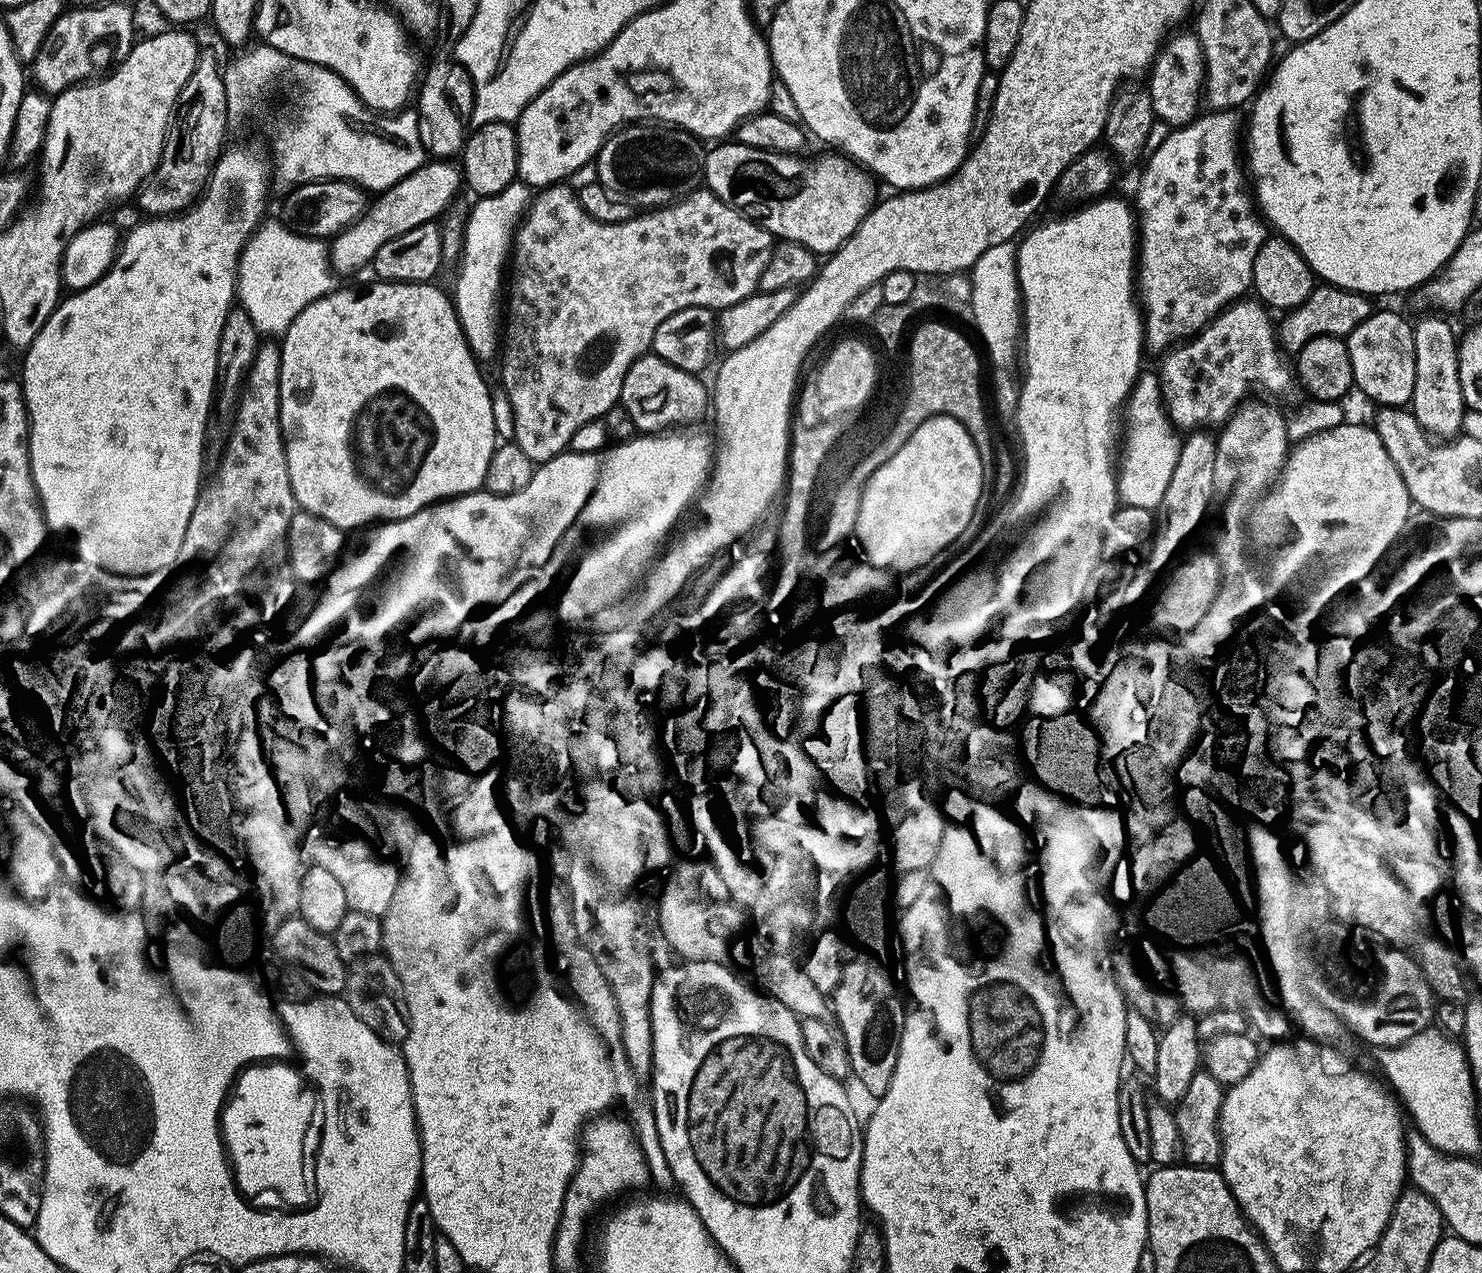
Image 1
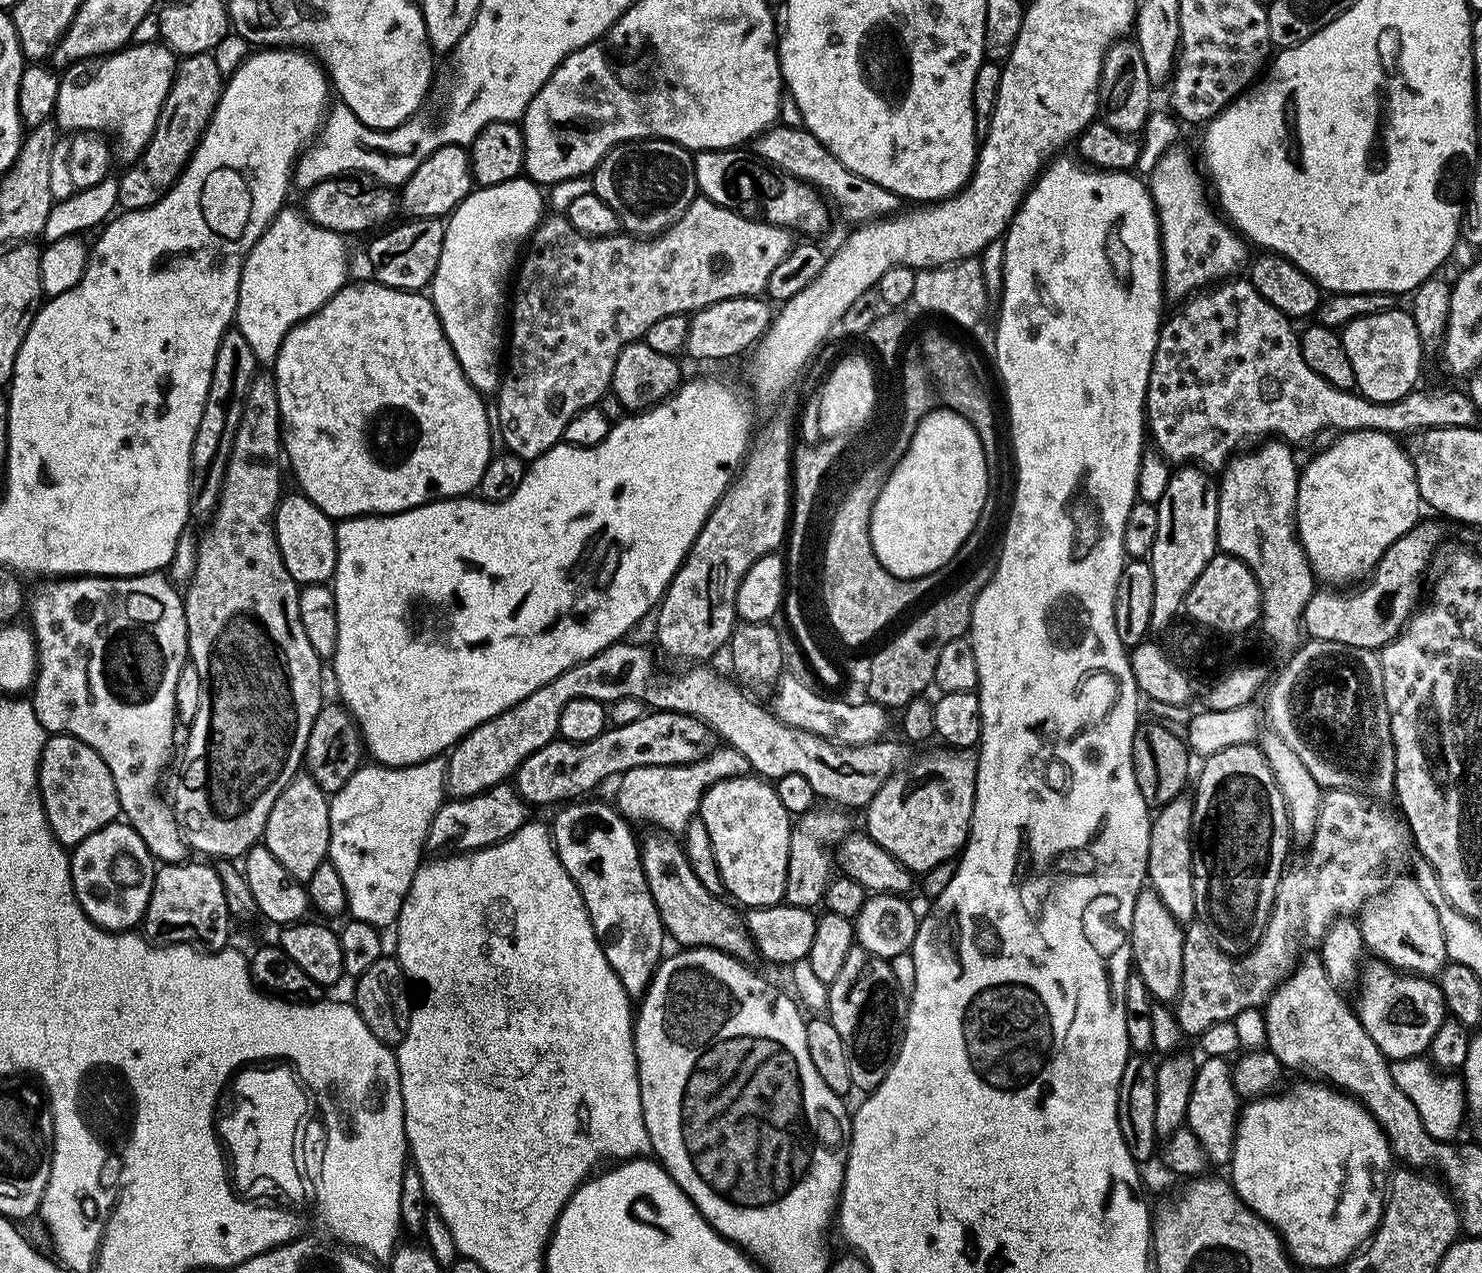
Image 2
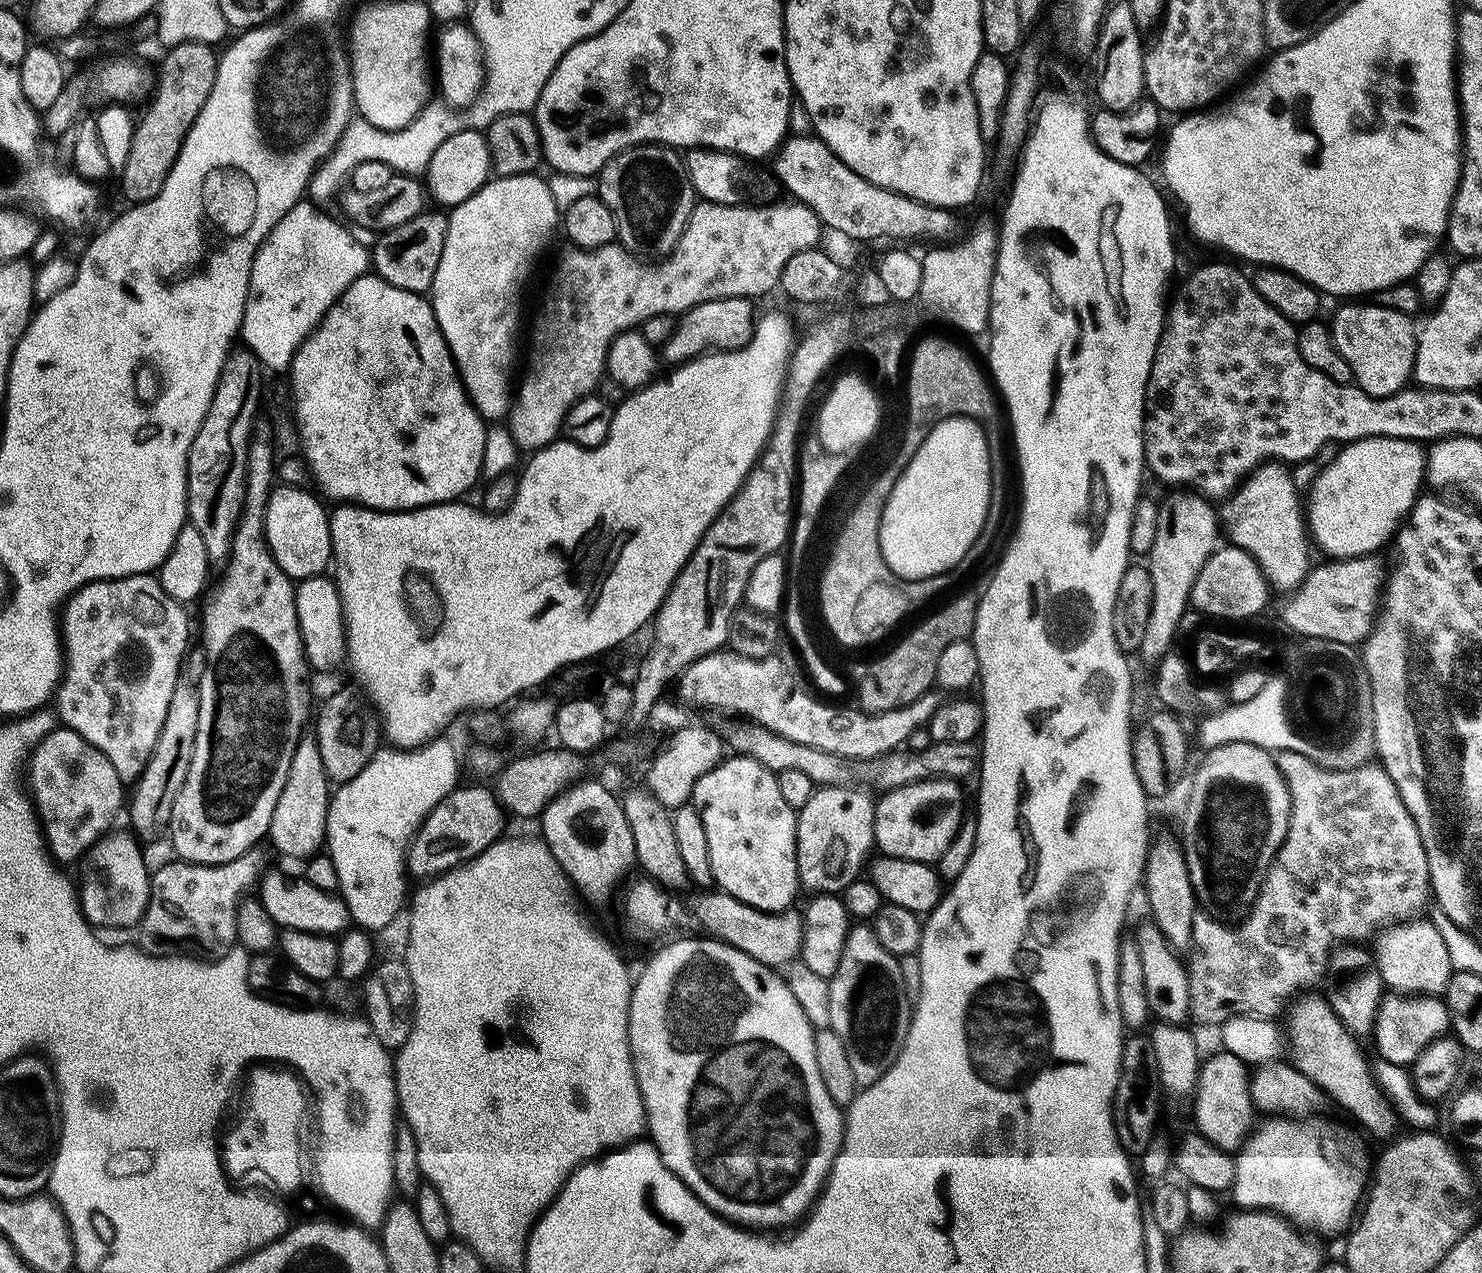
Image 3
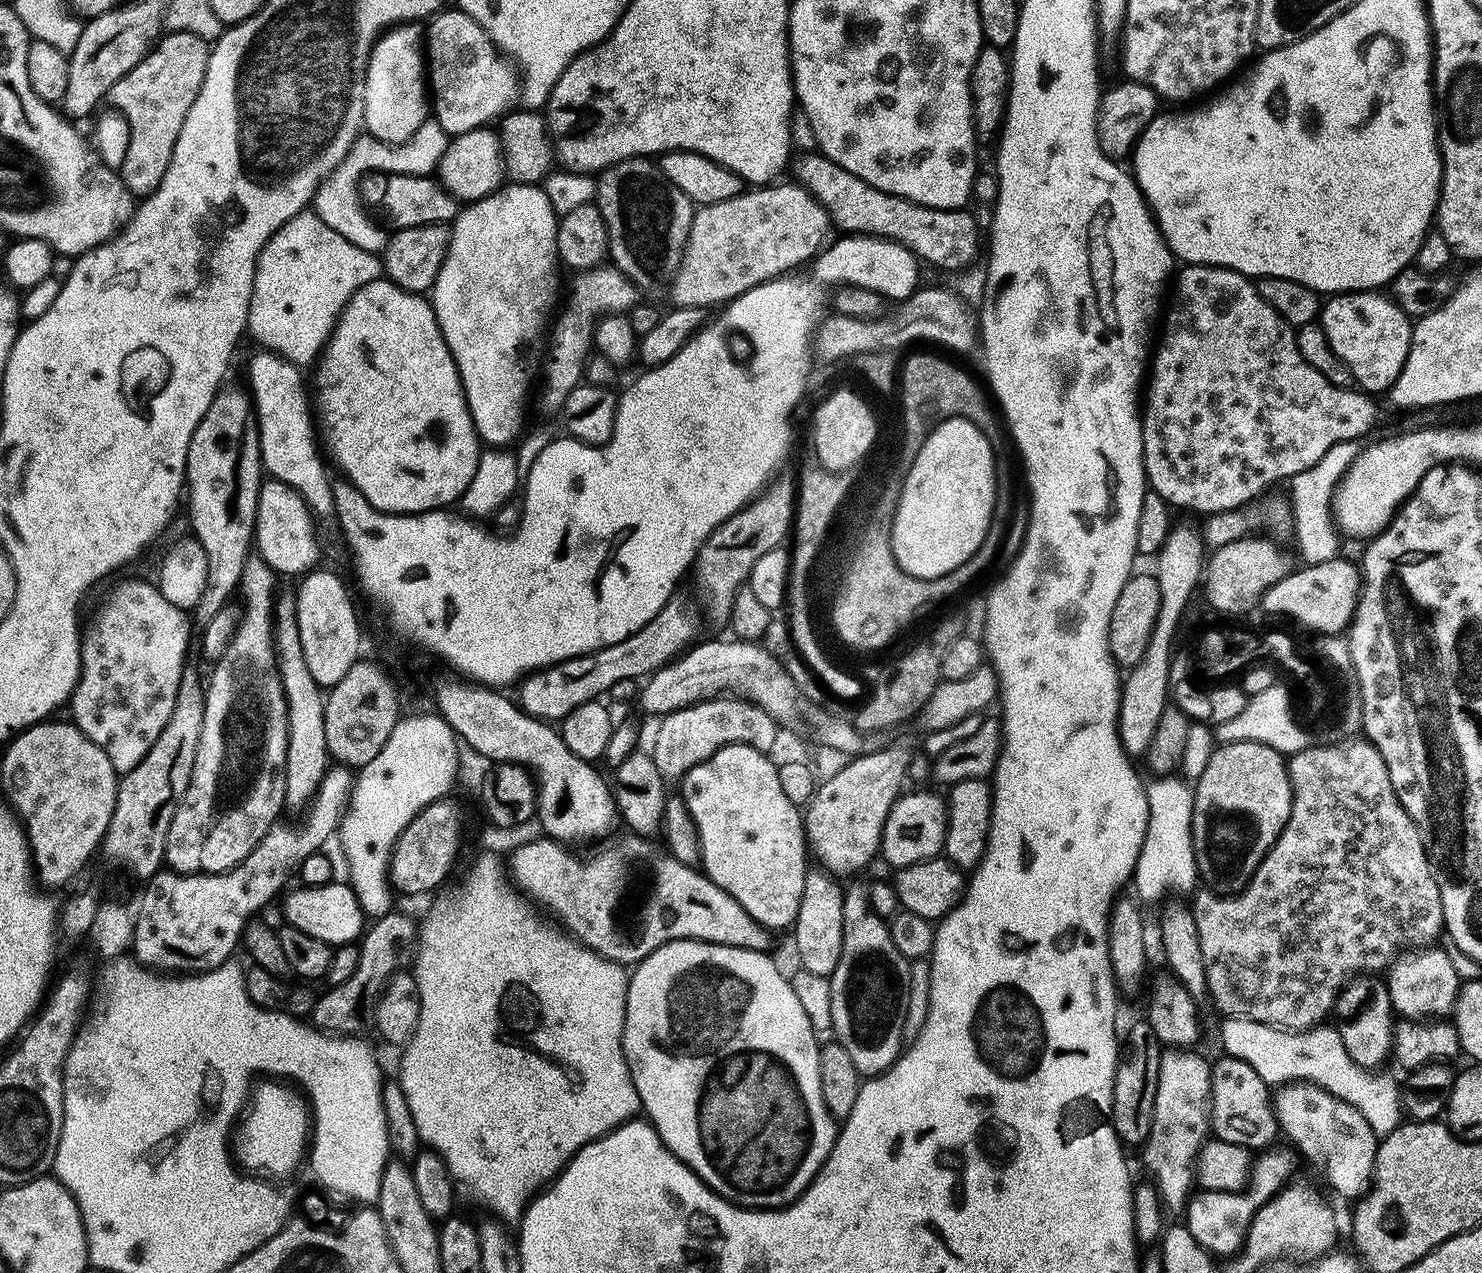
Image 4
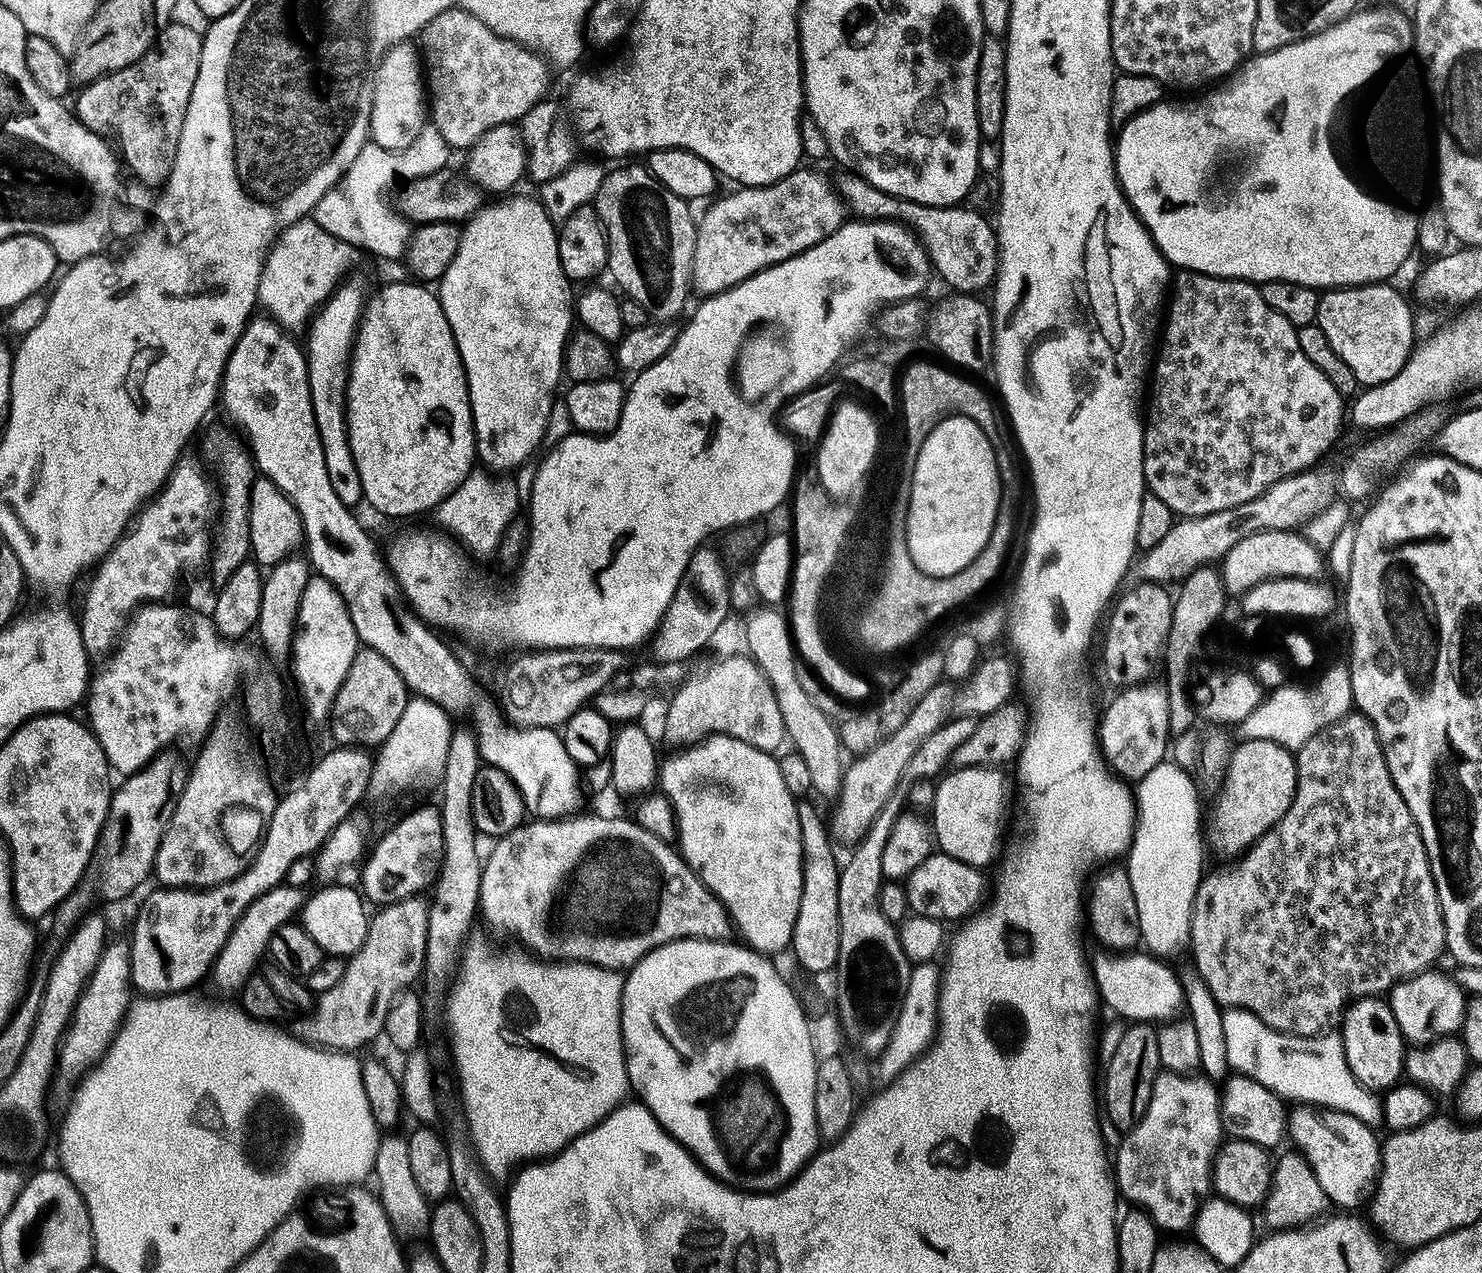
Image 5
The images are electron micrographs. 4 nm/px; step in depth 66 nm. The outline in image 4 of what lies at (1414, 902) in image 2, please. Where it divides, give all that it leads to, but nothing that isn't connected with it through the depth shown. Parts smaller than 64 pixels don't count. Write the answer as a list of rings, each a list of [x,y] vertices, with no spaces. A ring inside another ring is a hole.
[[[1432,946],[1424,951],[1399,953],[1387,969],[1386,983],[1393,1013],[1410,1020],[1427,1021],[1429,1018],[1444,1018],[1451,1013],[1462,977],[1454,970],[1454,962],[1450,962],[1447,951],[1443,947]]]

